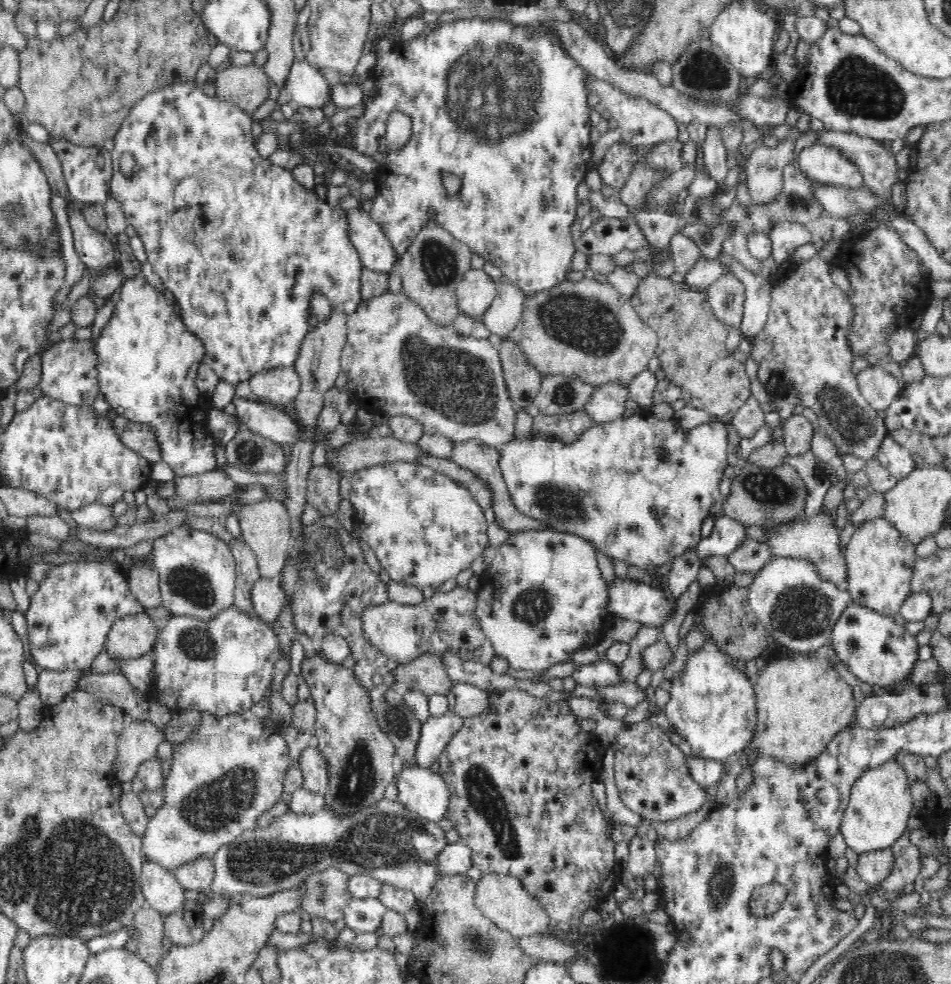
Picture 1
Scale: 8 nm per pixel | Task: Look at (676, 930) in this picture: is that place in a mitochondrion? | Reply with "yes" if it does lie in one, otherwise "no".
no

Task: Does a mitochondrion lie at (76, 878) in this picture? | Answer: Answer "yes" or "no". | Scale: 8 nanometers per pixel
yes

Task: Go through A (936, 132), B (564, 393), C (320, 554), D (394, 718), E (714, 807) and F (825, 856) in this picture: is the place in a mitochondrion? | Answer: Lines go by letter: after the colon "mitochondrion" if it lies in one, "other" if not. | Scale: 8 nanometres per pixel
A: other
B: mitochondrion
C: mitochondrion
D: mitochondrion
E: other
F: other

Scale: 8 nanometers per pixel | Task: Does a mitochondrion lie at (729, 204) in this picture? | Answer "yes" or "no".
no

